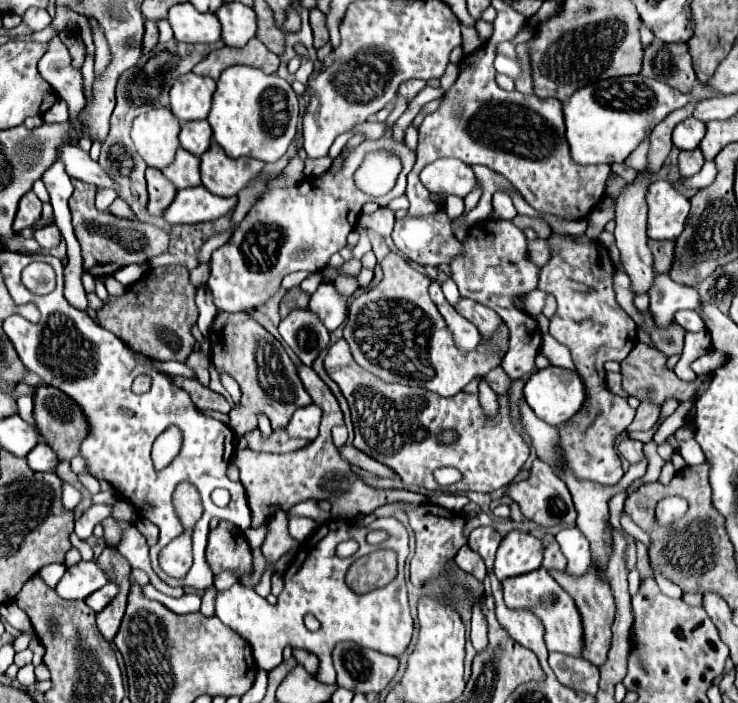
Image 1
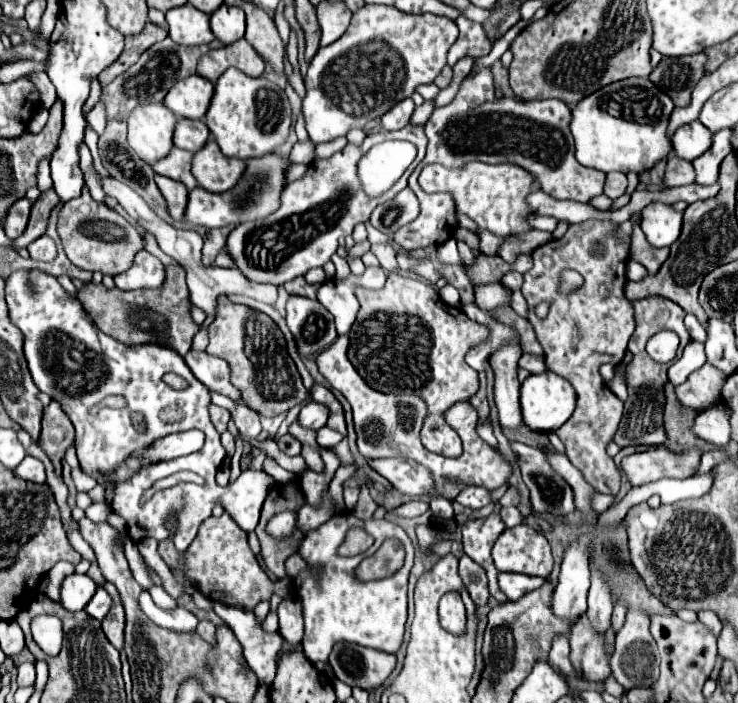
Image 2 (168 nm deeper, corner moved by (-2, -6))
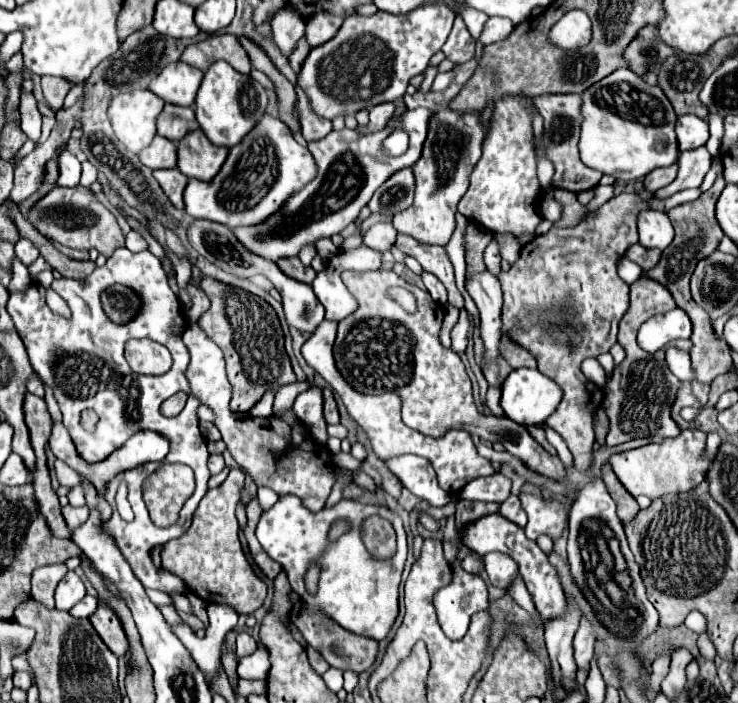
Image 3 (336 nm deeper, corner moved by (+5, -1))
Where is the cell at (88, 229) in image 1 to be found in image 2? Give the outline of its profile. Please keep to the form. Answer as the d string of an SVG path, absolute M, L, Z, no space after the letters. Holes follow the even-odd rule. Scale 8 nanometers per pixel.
M82 189L82 195L70 199L62 205L58 213L58 235L64 245L66 257L86 271L102 271L104 275L118 275L132 265L132 259L138 251L144 249L142 235L114 209L108 209L104 203L98 203L90 197L88 189Z

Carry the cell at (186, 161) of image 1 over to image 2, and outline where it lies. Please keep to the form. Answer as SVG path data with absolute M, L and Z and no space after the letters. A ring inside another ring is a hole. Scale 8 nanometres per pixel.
M172 147L170 155L166 155L166 159L160 159L158 163L154 163L152 169L158 175L176 179L176 181L184 183L188 189L194 189L198 183L194 181L192 173L190 173L190 163L192 163L192 153L178 149L178 147Z

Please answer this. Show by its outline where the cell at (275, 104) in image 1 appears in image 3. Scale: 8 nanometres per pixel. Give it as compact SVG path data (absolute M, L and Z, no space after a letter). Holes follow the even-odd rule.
M217 60L205 72L205 78L201 82L201 88L195 100L195 114L201 130L215 146L231 148L231 146L237 146L257 126L263 114L267 114L267 106L269 106L267 92L257 80L253 80L251 76L239 74L227 62Z

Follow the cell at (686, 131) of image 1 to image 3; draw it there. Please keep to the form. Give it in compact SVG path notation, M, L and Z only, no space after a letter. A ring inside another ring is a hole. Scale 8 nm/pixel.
M693 114L679 116L677 124L675 124L675 132L677 132L677 142L679 142L679 150L681 152L699 148L709 138L707 120L701 120L701 118L693 116Z

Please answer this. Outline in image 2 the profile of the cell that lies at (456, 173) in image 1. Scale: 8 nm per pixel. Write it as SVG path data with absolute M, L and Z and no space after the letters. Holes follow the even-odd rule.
M468 163L460 169L426 165L419 175L418 182L426 193L450 193L455 201L456 212L474 219L480 229L488 229L500 237L512 233L526 233L532 229L528 225L528 215L532 211L526 203L526 197L538 187L538 183L534 181L534 175L522 171L522 167L514 163L500 163L500 165Z

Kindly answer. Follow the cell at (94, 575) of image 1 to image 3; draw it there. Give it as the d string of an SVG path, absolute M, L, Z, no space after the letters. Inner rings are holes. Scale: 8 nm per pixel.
M67 572L57 586L55 606L59 610L71 610L85 596L85 584L75 572Z

